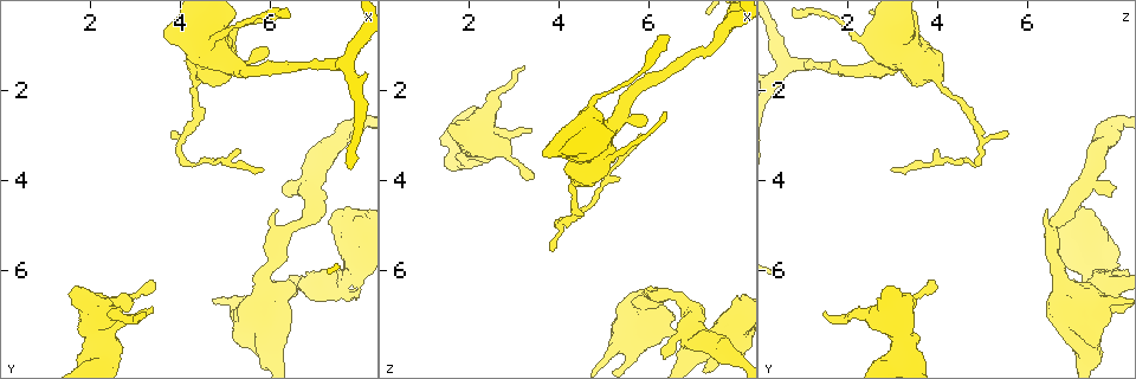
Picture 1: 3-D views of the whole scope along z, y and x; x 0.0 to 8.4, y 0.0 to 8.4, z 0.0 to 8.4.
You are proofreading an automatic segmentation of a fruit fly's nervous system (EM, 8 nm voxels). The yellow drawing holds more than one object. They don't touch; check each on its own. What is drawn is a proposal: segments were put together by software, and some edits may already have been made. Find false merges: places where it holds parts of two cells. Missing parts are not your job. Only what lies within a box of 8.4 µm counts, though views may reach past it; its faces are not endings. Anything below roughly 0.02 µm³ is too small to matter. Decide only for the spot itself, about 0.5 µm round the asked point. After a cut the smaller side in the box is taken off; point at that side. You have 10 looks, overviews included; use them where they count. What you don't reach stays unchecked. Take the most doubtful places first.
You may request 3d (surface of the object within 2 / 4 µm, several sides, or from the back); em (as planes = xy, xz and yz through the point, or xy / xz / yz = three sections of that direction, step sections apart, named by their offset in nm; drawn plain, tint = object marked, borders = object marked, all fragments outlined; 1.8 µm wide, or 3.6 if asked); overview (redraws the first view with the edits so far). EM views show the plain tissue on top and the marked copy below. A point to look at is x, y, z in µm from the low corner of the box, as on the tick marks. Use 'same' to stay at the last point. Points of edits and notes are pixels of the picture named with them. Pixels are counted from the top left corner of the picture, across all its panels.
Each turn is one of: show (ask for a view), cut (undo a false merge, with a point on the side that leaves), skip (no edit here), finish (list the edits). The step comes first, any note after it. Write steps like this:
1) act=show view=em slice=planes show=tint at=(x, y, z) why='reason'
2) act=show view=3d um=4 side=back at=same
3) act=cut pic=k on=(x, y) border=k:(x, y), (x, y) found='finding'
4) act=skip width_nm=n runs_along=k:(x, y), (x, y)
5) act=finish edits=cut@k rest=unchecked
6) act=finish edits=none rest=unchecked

act=show view=3d um=4 at=(4.40, 1.70, 4.00) why='sudden change in width'

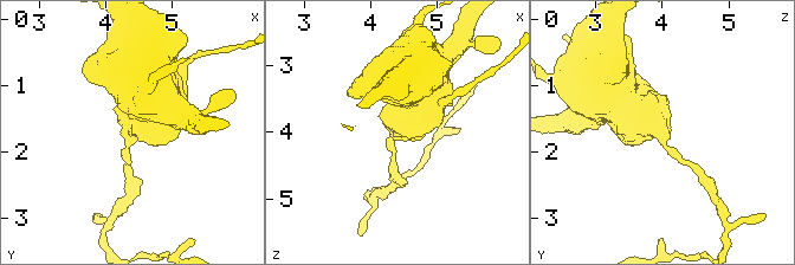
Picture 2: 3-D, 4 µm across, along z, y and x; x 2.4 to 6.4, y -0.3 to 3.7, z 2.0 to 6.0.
act=show view=em um=3.6 slice=xz step=4 show=tint at=(4.45, 1.65, 4.00)

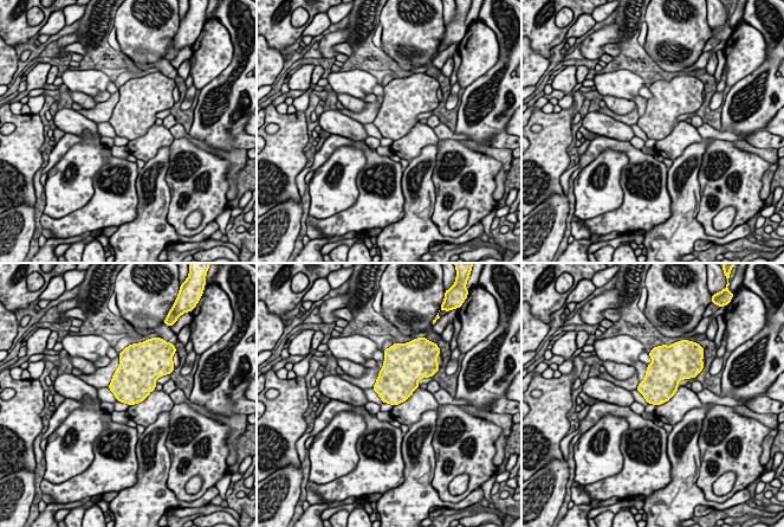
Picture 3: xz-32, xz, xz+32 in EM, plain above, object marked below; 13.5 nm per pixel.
act=show view=em um=3.6 slice=planes show=tint at=same why='cut it another way'

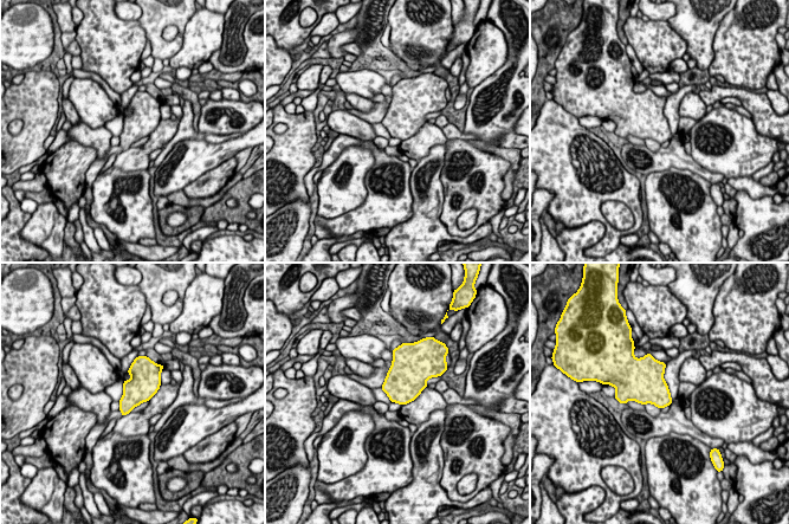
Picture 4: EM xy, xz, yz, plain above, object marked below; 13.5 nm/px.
act=skip found='one cell here'

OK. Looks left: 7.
act=show view=em um=3.6 slice=xy step=4 show=tint at=(4.85, 0.85, 2.25) why='sudden change in width'

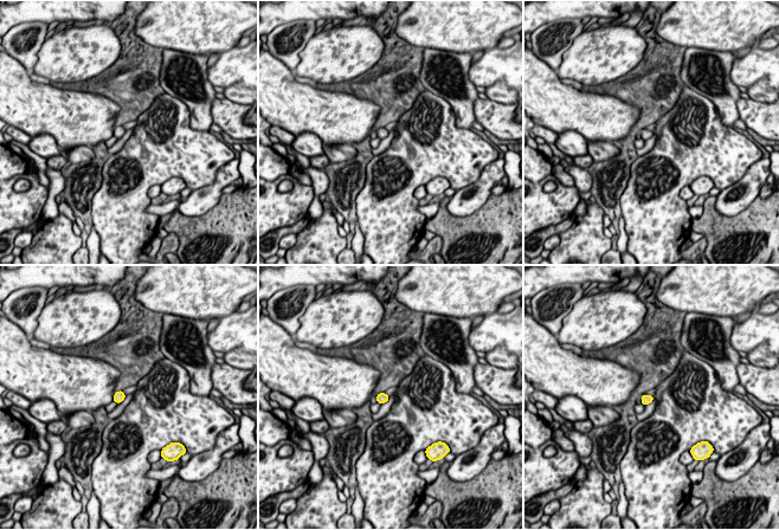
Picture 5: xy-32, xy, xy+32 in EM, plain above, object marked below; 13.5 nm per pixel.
act=skip found='all the same cell'

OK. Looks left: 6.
act=show view=3d um=2 at=(7.60, 1.45, 0.70) why='three arms meet'

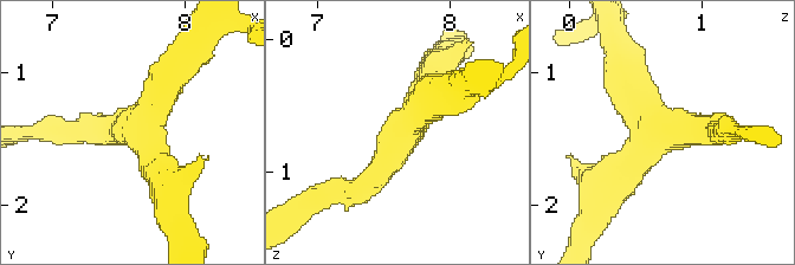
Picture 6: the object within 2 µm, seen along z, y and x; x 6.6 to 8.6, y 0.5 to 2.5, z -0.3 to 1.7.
act=show view=em um=3.6 slice=yz step=4 show=borders at=(7.64, 1.48, 0.64) arms=3 arm_widths_nm=200,260,280

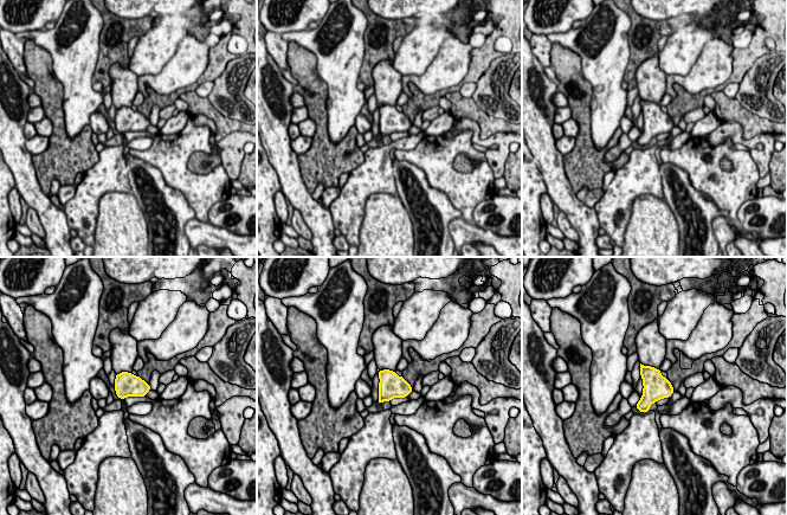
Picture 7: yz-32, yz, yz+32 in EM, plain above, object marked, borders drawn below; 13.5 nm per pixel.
act=skip found='one cell here'

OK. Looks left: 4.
act=show view=em slice=xy step=16 show=tint at=(4.05, 3.55, 5.00) why='abrupt turn'

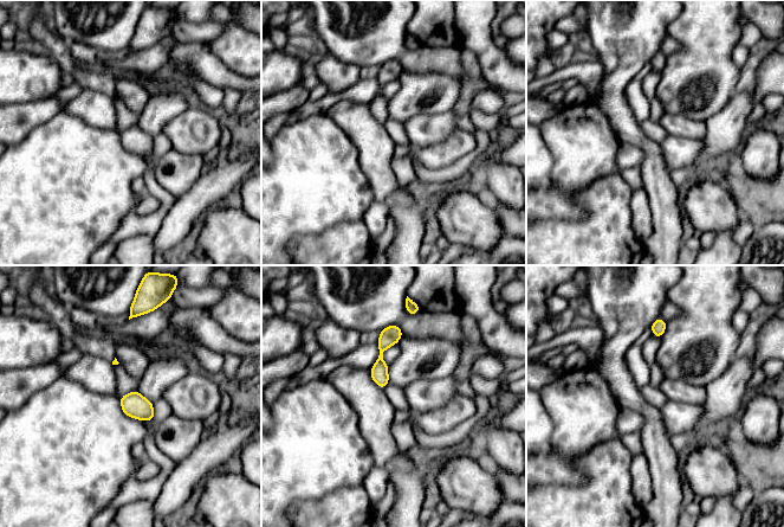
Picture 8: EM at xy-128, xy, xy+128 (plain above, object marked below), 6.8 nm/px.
act=show view=em slice=planes show=tint at=same why='cut it another way'

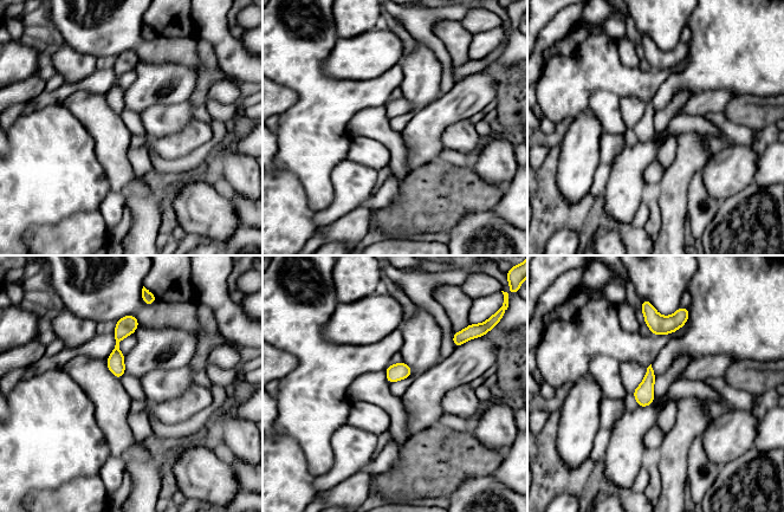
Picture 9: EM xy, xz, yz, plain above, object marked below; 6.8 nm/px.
act=skip runs_along=9:(131, 318), (117, 338), (118, 374) found='continuous, no second cell'

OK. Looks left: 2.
act=finish edits=none rest=unchecked

